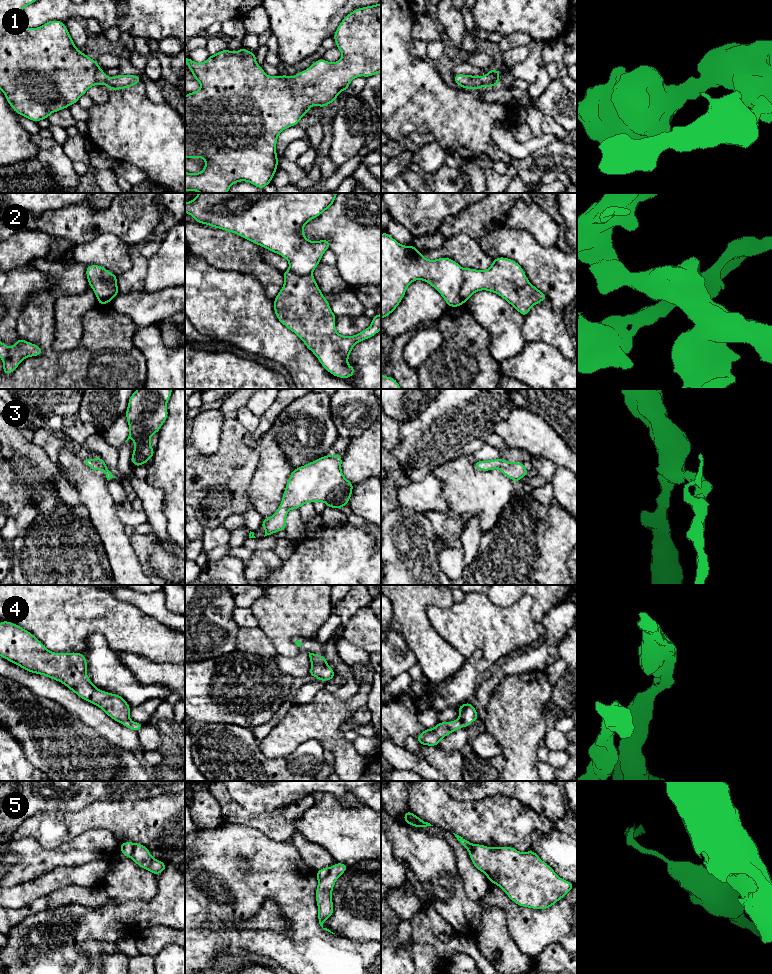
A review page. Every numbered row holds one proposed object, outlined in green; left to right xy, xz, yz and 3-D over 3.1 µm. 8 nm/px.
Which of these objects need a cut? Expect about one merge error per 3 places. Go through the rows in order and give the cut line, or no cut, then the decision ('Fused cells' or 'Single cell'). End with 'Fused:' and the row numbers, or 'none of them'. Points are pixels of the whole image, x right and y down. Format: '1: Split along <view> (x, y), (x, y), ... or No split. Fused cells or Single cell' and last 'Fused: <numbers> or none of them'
1: No split. Single cell
2: Split along yz (463, 269), (460, 297), (464, 302). Fused cells
3: No split. Single cell
4: No split. Single cell
5: Split along xz (330, 868), (329, 872), (318, 881). Fused cells
Fused: 2, 5

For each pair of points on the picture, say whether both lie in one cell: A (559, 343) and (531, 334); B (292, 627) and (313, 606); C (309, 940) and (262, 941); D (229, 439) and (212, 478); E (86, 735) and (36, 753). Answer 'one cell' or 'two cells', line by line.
A: one cell
B: one cell
C: one cell
D: one cell
E: one cell

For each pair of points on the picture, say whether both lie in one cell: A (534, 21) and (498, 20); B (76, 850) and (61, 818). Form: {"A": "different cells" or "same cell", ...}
{"A": "same cell", "B": "different cells"}

